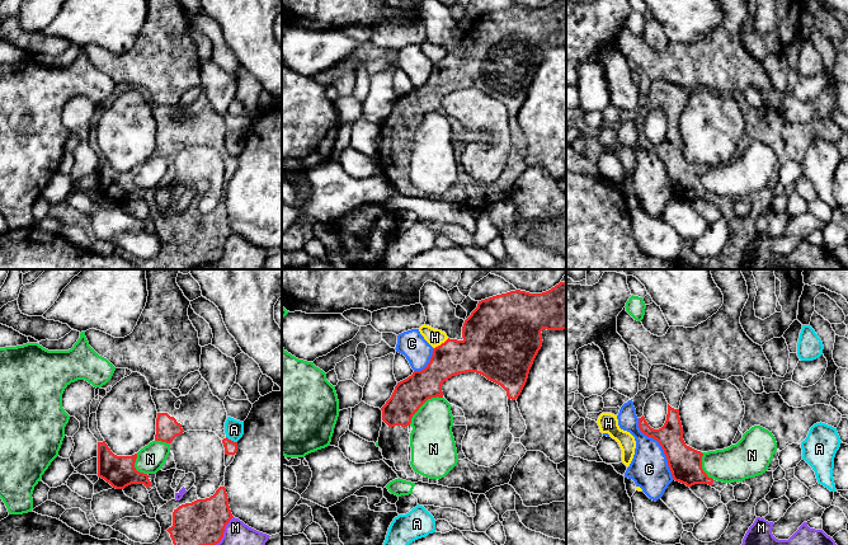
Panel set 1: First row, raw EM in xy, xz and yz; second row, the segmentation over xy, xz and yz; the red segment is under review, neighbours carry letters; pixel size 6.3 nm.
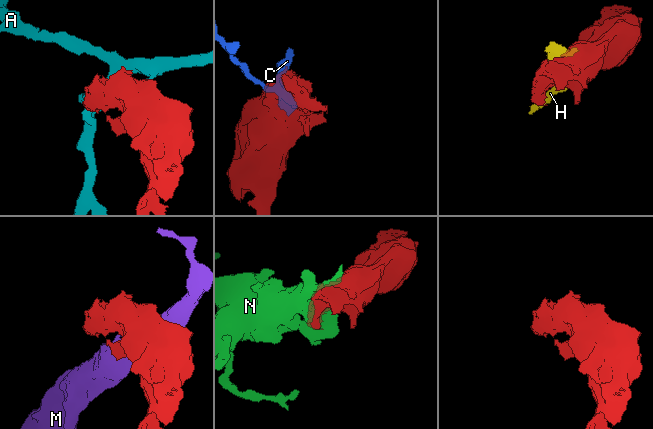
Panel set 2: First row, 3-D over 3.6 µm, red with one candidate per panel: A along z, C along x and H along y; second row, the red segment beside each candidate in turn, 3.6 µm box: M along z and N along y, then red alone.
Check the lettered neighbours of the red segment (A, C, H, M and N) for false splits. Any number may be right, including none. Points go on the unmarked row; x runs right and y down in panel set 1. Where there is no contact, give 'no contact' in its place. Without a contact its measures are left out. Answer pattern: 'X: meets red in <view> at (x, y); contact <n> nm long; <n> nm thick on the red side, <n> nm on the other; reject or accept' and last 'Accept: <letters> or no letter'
A: meets red in xy at (230, 155); contact 80 nm long; 80 nm thick on the red side, 120 nm on the other; reject
C: meets red in yz at (660, 160); contact 460 nm long; 200 nm thick on the red side, 240 nm on the other; reject
H: meets red in xz at (442, 59); contact 120 nm long; 260 nm thick on the red side, 110 nm on the other; reject
M: meets red in xy at (215, 259); contact 380 nm long; 300 nm thick on the red side, 280 nm on the other; reject
N: meets red in xz at (422, 120); contact 280 nm long; 200 nm thick on the red side, 280 nm on the other; reject
Accept: no letter

